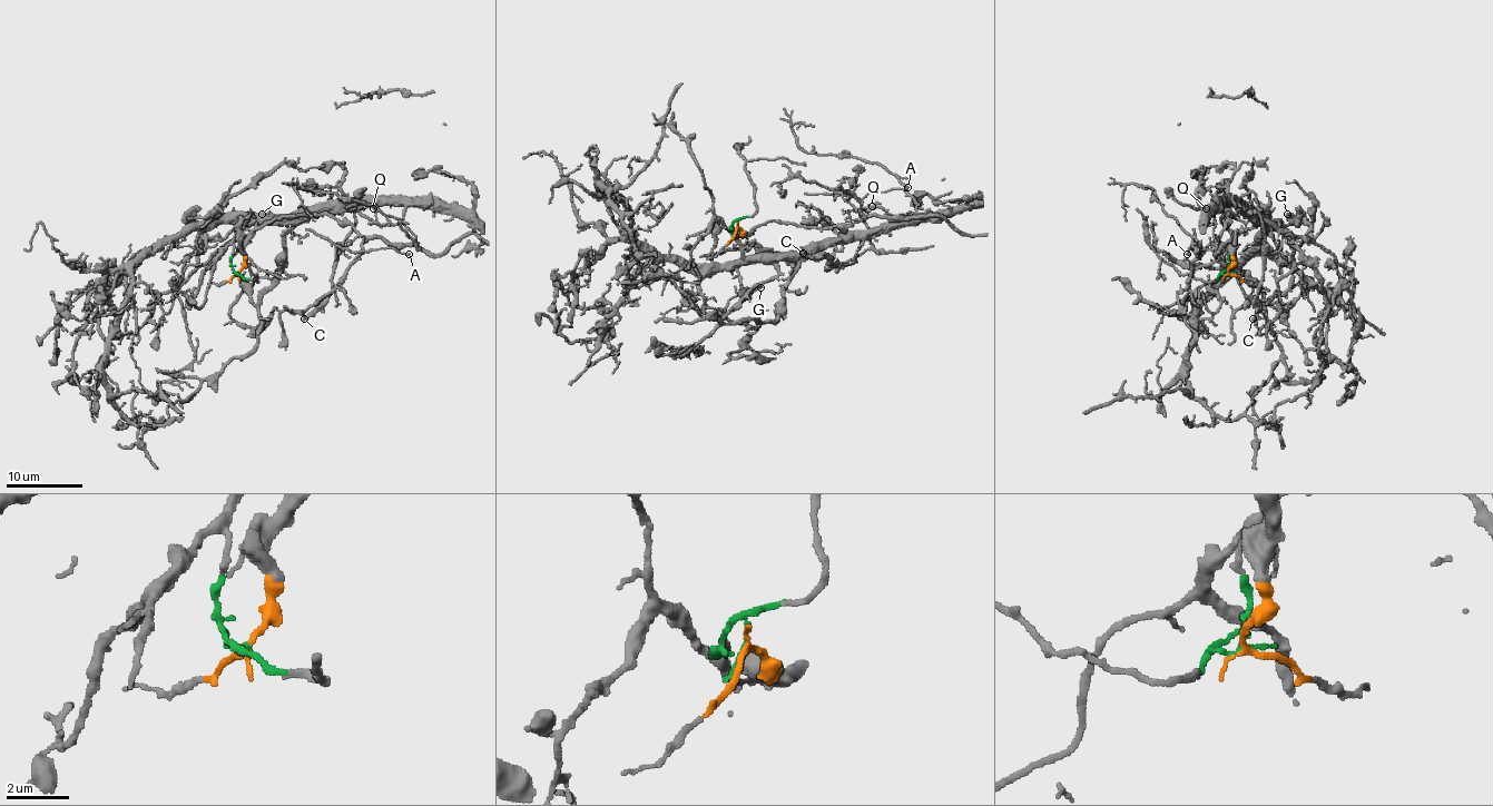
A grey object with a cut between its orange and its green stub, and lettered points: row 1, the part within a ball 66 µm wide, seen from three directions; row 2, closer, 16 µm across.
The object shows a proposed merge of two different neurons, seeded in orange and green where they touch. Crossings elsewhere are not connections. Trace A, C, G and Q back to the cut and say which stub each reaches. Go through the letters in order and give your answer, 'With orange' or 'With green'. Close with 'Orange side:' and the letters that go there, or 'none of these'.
A: With orange
C: With green
G: With green
Q: With green
Orange side: A

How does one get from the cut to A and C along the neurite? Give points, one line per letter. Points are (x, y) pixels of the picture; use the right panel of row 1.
A: (1228, 273), (1235, 238), (1220, 219), (1228, 214), (1223, 233), (1217, 238), (1199, 252), (1192, 248), (1186, 254)
C: (1228, 273), (1227, 246), (1256, 222), (1240, 198), (1249, 193), (1265, 241), (1257, 314), (1251, 320)

